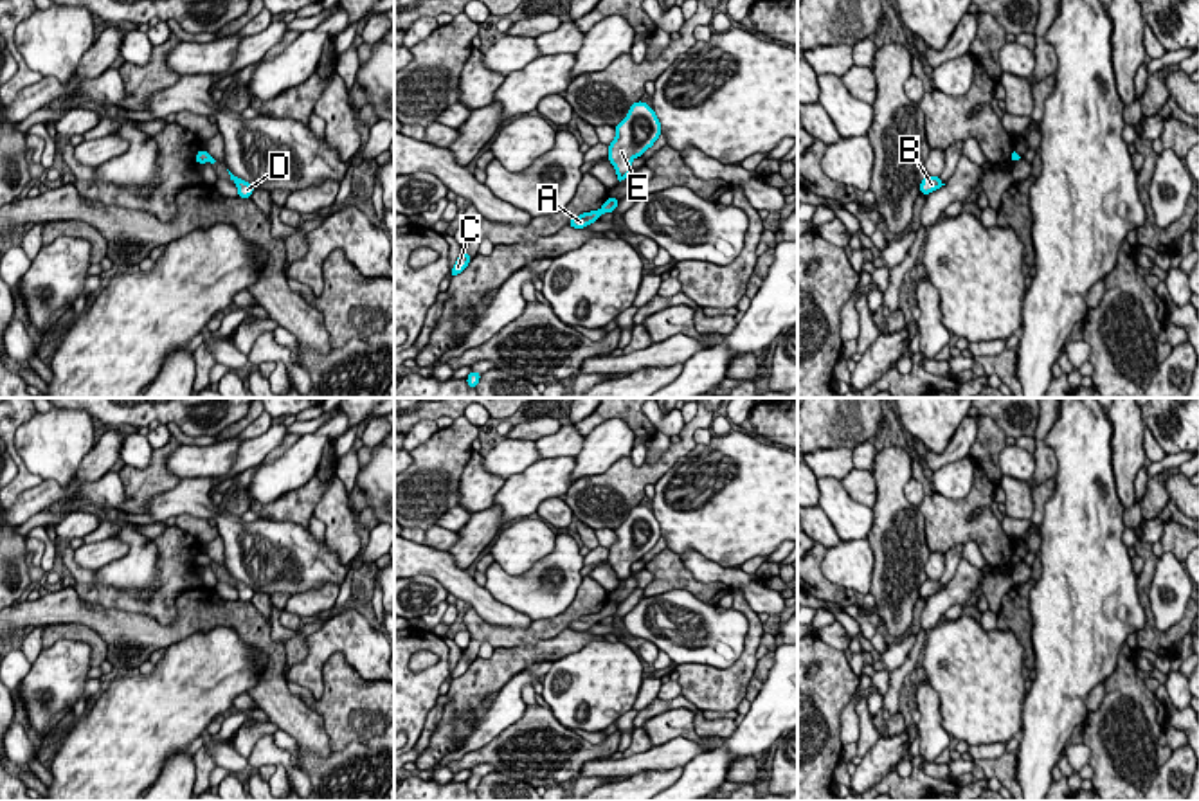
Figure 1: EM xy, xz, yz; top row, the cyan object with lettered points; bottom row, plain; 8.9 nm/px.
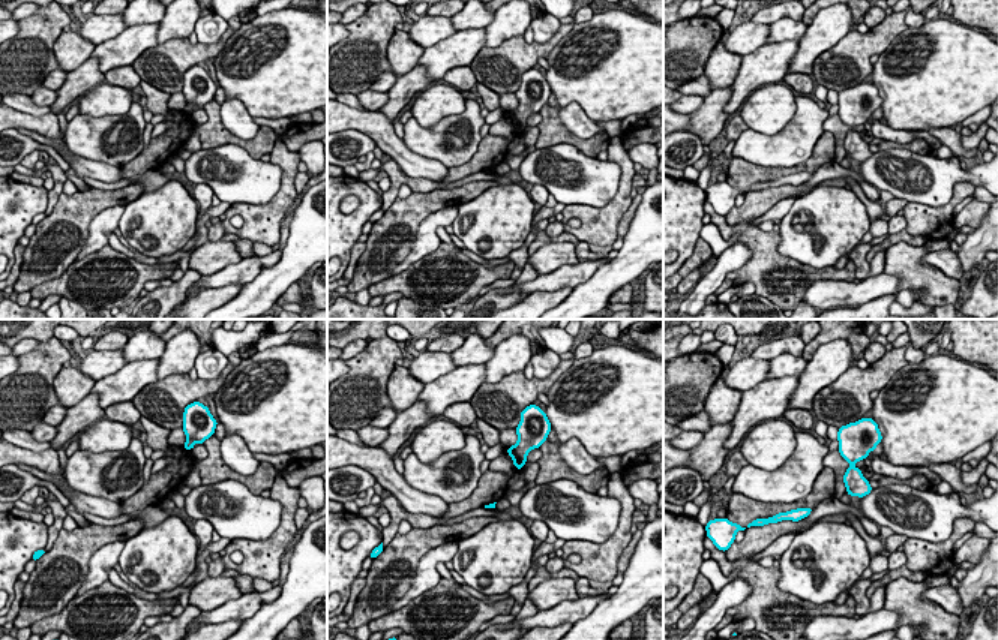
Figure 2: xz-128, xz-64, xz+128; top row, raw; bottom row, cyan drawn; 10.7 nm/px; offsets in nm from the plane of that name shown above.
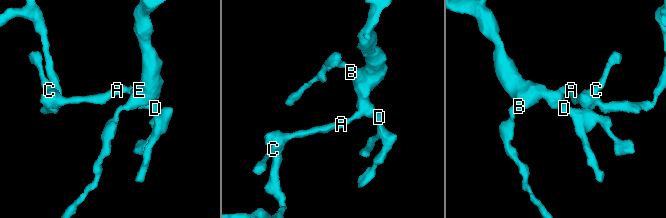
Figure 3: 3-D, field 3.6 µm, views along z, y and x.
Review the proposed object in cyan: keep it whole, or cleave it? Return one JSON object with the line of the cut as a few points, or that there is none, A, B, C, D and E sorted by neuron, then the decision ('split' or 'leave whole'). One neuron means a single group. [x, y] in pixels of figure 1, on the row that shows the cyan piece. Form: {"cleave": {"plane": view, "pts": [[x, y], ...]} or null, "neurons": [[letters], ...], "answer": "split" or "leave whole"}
{"cleave": null, "neurons": [["A", "B", "C", "D", "E"]], "answer": "leave whole"}

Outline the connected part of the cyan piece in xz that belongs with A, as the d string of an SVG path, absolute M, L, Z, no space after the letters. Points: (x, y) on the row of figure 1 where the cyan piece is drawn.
M607 198L600 211L583 212L569 221L569 227L585 229L594 223L601 214L614 212L618 207L618 198Z

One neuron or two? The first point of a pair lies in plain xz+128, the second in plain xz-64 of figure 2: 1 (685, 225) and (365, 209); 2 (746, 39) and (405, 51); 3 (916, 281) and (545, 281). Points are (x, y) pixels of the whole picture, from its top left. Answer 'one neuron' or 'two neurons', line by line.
1: one neuron
2: two neurons
3: two neurons

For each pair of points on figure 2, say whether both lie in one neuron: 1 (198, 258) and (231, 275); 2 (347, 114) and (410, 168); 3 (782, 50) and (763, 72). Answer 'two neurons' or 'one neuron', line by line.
1: two neurons
2: one neuron
3: one neuron

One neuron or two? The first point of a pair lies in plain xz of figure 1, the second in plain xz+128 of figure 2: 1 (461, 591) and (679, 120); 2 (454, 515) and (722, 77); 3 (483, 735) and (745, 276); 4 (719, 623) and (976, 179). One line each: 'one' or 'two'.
1: one
2: two
3: two
4: one

